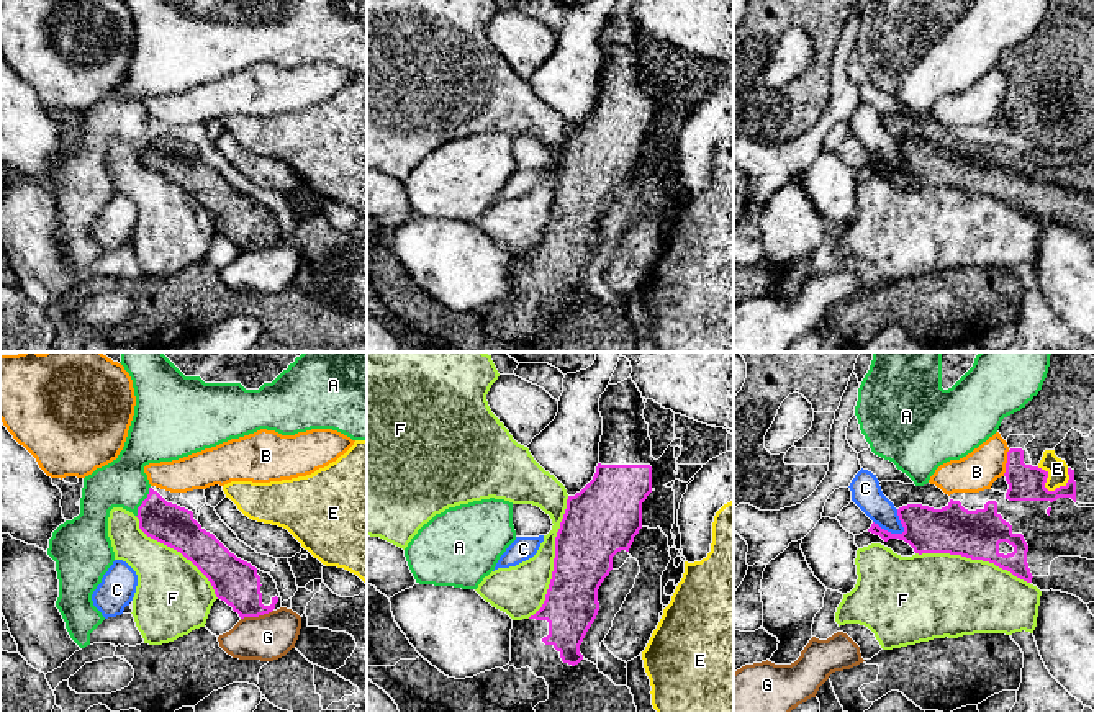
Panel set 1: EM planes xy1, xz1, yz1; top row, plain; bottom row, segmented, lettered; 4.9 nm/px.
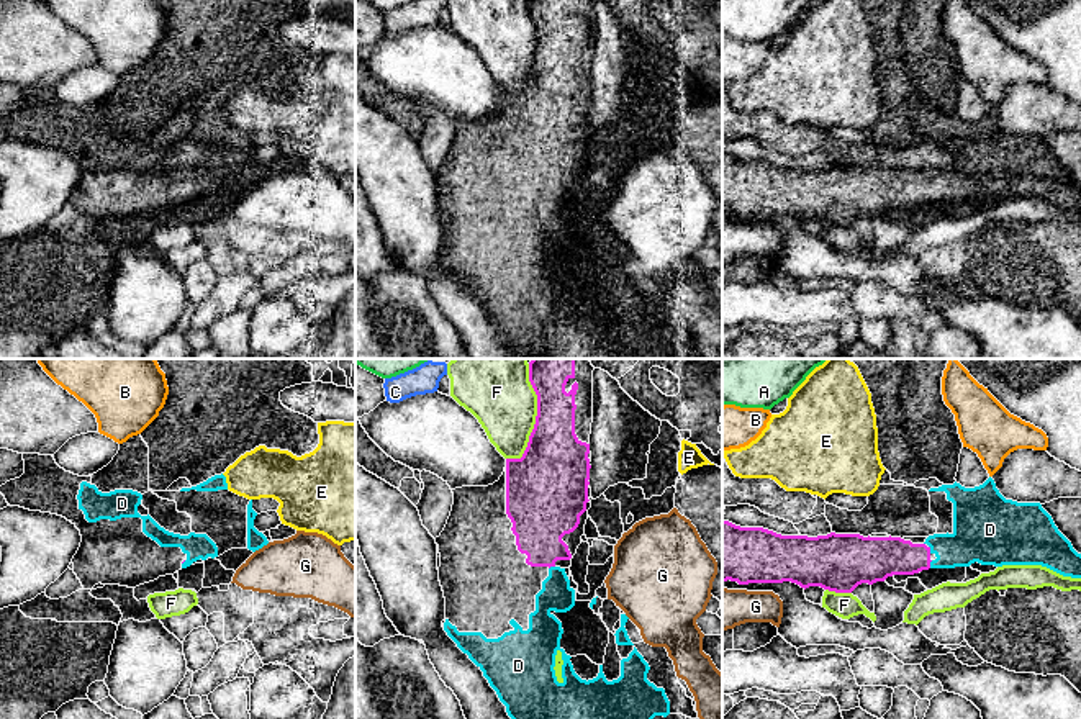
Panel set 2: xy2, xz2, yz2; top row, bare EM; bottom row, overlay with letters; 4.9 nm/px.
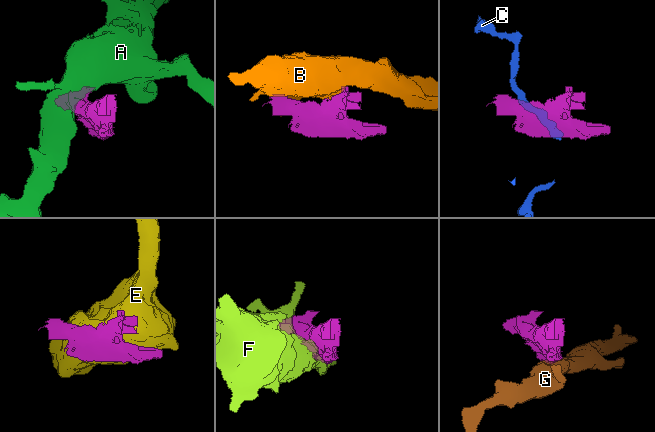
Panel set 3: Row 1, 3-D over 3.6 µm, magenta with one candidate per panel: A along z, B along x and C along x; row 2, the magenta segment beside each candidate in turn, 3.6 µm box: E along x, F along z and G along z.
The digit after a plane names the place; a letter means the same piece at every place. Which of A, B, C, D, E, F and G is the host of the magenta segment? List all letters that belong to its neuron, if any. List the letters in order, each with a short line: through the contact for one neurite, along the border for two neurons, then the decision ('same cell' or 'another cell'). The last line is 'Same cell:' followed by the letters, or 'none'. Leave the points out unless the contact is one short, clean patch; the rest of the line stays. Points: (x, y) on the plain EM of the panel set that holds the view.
A: line xy1 (149, 120), (149, 126), (138, 141), (136, 149); another cell
B: another cell
C: another cell
D: line yz2 (880, 190), (919, 192), (929, 197), (940, 195), (973, 172); same cell
E: line yz1 (1037, 100), (1047, 107), (1048, 123), (1062, 120), (1070, 112); another cell
F: another cell
G: another cell
Same cell: D

